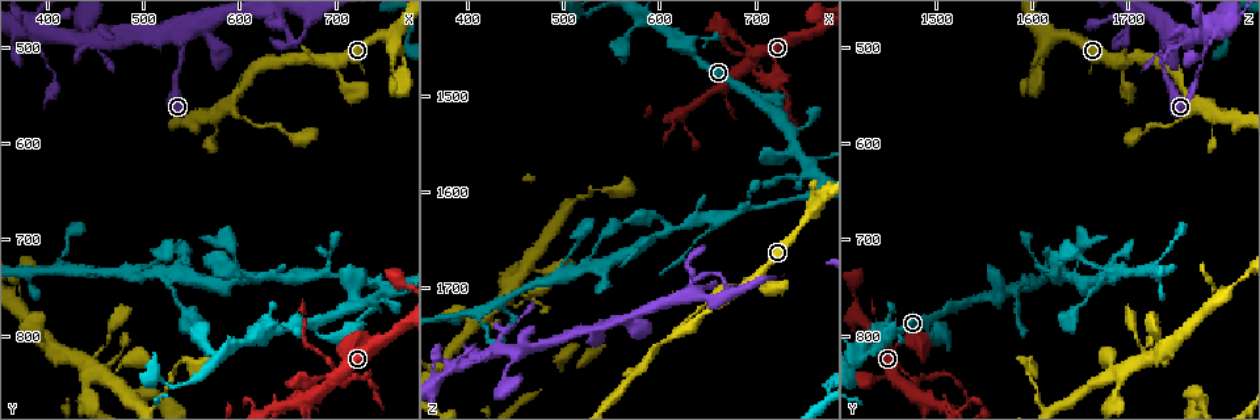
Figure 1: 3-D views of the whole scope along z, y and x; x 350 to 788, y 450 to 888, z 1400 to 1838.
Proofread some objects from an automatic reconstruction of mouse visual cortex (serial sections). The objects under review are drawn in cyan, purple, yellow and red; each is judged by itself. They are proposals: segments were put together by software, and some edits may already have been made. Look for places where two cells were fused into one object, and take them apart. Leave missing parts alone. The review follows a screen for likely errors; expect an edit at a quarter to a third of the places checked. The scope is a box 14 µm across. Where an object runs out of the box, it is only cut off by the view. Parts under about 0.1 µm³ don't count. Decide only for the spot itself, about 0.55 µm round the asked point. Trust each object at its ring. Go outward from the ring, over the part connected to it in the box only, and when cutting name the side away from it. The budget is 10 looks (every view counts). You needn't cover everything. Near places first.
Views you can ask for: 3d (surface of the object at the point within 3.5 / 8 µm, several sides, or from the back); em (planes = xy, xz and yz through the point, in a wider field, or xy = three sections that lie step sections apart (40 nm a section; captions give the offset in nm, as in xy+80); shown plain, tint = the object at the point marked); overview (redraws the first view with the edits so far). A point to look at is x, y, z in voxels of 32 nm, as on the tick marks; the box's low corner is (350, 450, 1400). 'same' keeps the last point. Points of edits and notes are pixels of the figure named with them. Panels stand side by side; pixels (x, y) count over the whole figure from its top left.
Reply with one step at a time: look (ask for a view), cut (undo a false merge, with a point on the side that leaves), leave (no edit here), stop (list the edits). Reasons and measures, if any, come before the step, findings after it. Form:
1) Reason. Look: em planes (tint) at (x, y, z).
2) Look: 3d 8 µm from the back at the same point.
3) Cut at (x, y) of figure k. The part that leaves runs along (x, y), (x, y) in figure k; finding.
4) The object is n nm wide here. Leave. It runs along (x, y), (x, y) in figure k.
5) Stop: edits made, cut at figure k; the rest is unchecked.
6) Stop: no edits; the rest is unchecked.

Side arm on a straight run. Look: 3d 3.5 µm at (590, 555, 1770).

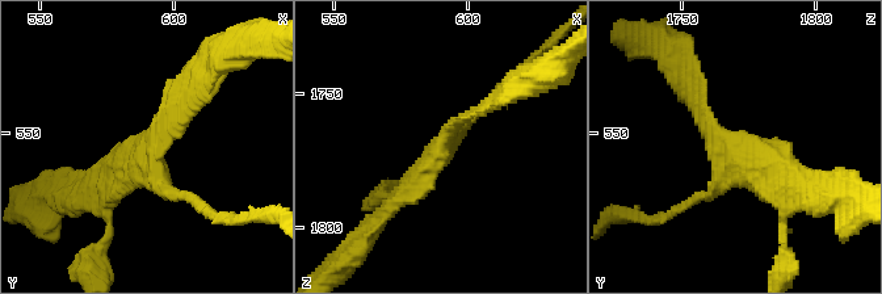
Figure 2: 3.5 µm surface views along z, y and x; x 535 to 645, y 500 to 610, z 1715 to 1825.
Look: em xy step 5 (tint) at (592, 557, 1767).

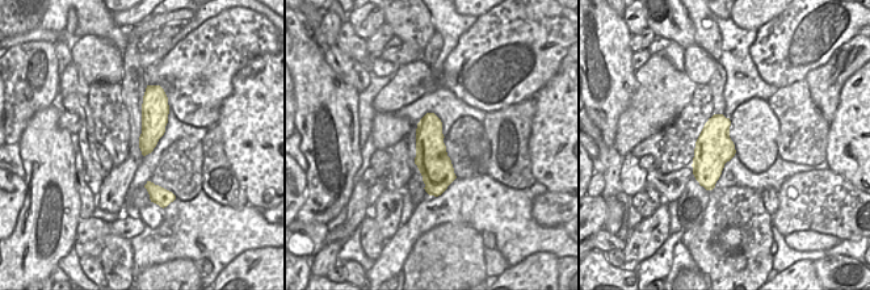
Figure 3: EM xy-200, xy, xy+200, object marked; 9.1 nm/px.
Leave. It runs along (487, 105), (454, 125), (394, 202) in figure 2; all the same cell.

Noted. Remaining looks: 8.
Look: 3d 8 µm at (500, 735, 1685).

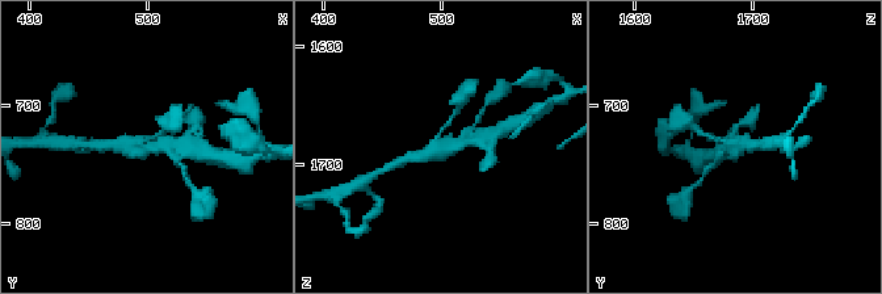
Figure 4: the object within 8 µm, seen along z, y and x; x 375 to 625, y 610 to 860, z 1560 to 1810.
Look: 3d 3.5 µm from the back at (494, 732, 1690).

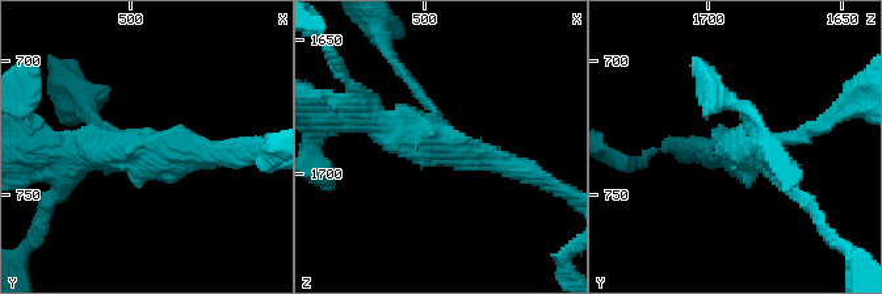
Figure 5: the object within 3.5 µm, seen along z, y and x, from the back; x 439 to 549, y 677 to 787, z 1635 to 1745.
3 arms meet here; the arms are 150, 250, 300 nm wide; now the EM. Look: em xy step 1 (tint) at (496, 732, 1688).

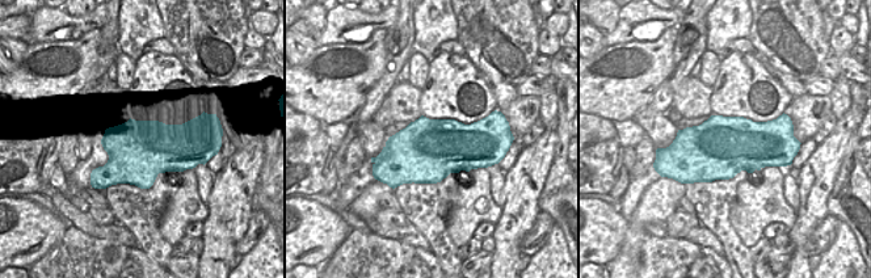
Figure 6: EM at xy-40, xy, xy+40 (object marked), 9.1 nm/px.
The object is 600 nm wide here. Leave. It runs along (349, 118), (519, 168) in figure 5; all the same cell.

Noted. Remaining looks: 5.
Three arms meet. Look: 3d 3.5 µm at (540, 495, 1740).

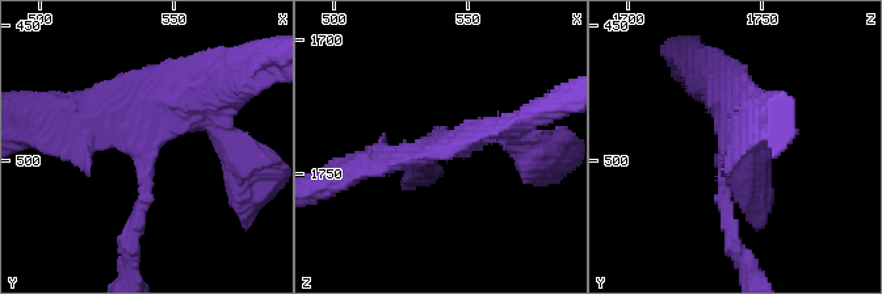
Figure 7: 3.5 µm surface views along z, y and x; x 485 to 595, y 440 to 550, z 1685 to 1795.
Look: em xy step 1 (tint) at (537, 496, 1738).

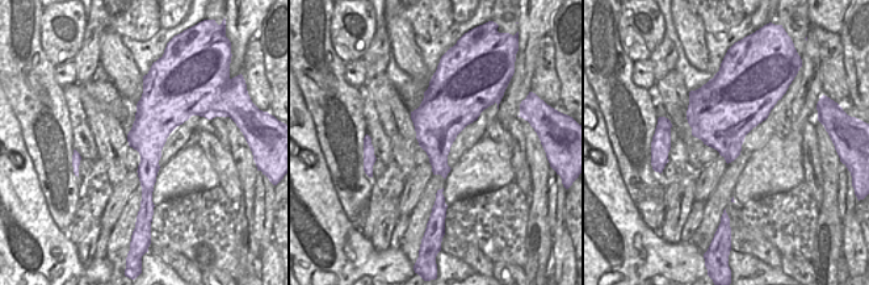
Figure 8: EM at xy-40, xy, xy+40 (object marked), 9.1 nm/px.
Leave. Continuous, no second cell.

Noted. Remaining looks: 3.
Narrows sharply. Look: 3d 3.5 µm at (700, 850, 1475).

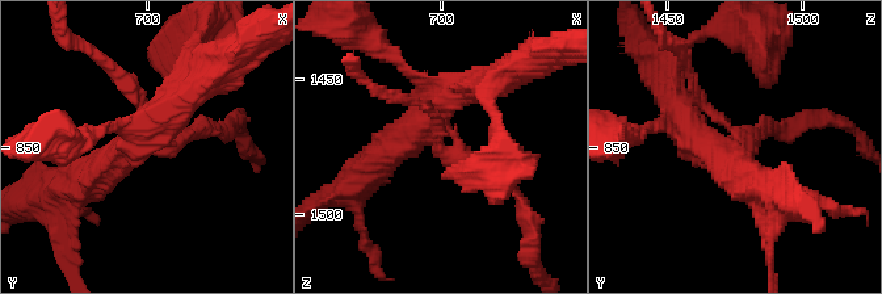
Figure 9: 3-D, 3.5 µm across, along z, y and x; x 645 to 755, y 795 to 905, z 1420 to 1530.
Look: em xy step 2 (tint) at the same point.

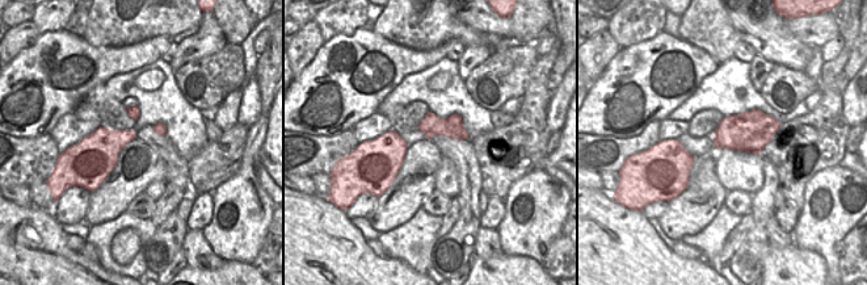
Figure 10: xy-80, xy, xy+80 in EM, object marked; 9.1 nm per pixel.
Another direction. Look: em xy step 5 (tint) at the same point.

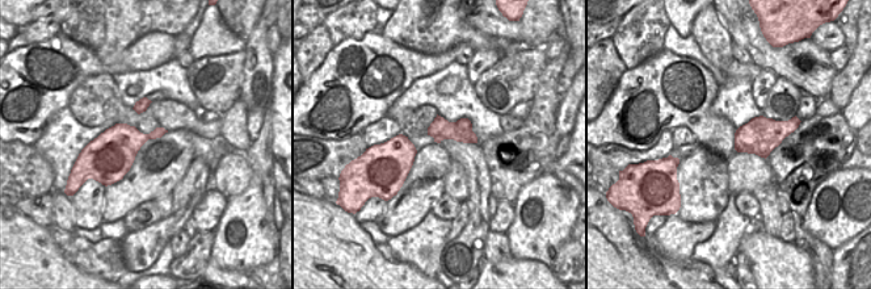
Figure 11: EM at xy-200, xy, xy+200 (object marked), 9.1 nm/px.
3 arms meet here. Cut at (110, 68) of figure 9. The part that leaves runs along (739, 142), (810, 122) in figure 9; two cells meet here.

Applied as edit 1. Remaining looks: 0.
Stop: edits made, cut at figure 9; the rest is unchecked.

